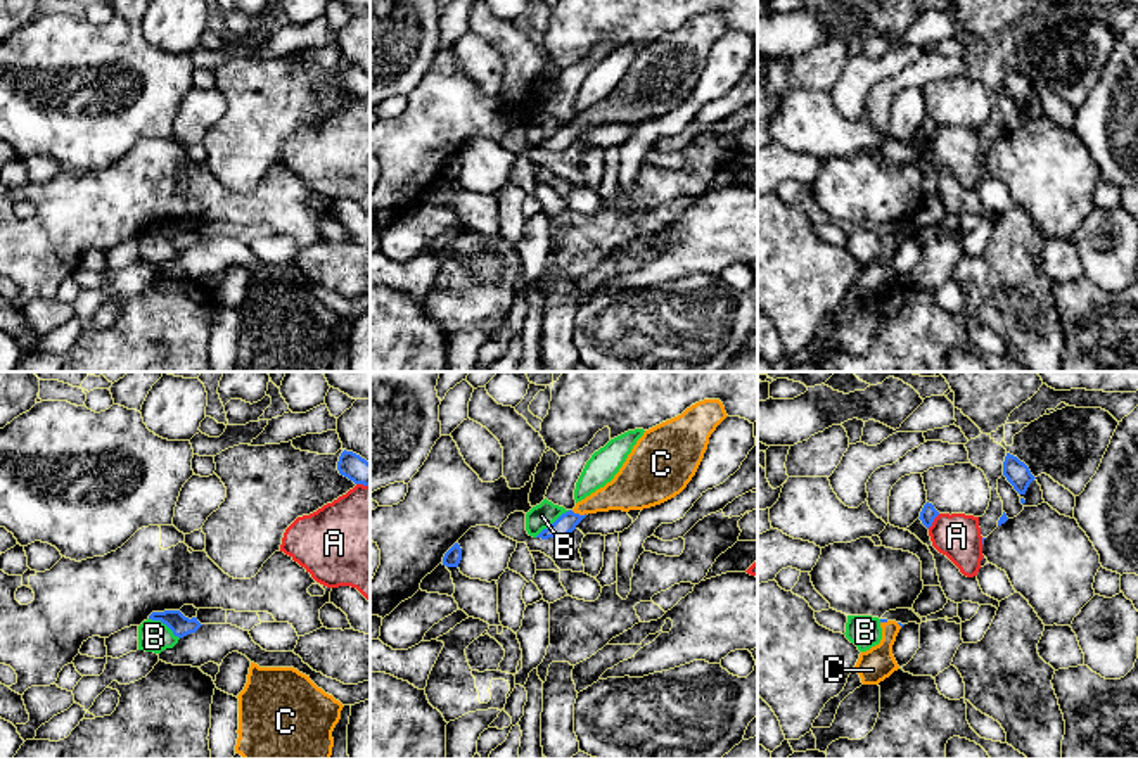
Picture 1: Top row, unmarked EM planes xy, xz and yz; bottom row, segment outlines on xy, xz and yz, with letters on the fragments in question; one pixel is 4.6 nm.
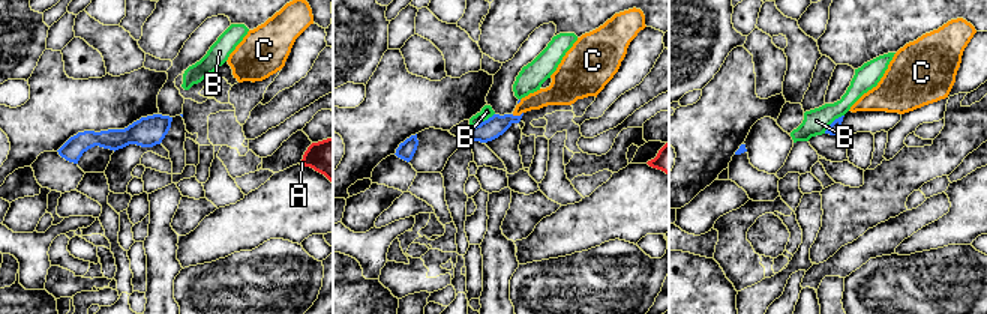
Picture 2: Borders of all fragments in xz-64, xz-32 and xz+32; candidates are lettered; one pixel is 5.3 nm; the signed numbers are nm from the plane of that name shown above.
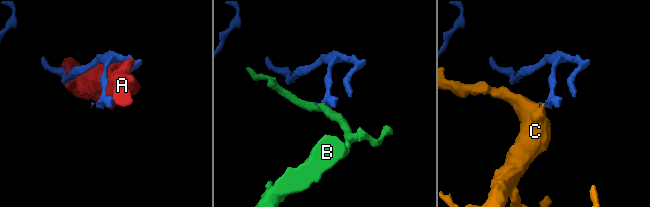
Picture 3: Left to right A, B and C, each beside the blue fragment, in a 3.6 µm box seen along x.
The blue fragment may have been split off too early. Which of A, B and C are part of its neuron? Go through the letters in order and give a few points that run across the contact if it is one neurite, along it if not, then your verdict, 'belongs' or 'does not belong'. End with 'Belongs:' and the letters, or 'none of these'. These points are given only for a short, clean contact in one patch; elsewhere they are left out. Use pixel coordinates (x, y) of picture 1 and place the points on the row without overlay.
A: does not belong
B: line xz (569, 123), (562, 125), (535, 149); does not belong
C: belongs
Belongs: C

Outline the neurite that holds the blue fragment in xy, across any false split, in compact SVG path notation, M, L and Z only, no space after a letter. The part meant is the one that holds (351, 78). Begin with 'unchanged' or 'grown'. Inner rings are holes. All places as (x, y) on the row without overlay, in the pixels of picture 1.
unchanged; M353 64L341 66L337 83L355 97L370 99L370 76Z

